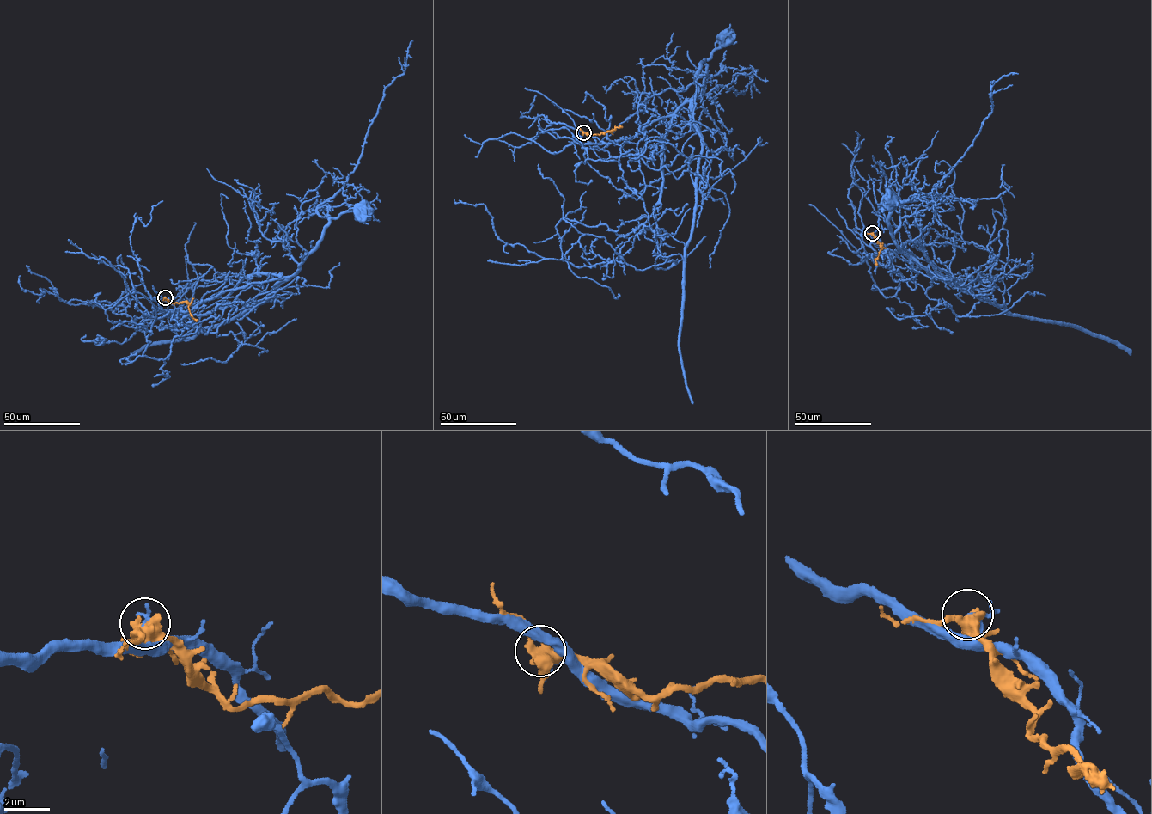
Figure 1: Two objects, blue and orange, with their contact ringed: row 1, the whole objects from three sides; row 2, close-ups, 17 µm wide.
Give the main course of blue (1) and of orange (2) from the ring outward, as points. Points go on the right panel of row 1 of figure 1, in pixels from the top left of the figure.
1: (872, 233), (891, 257), (899, 253), (899, 247), (905, 249), (897, 246), (887, 223), (897, 201), (889, 198)
2: (872, 233), (880, 244), (876, 265)

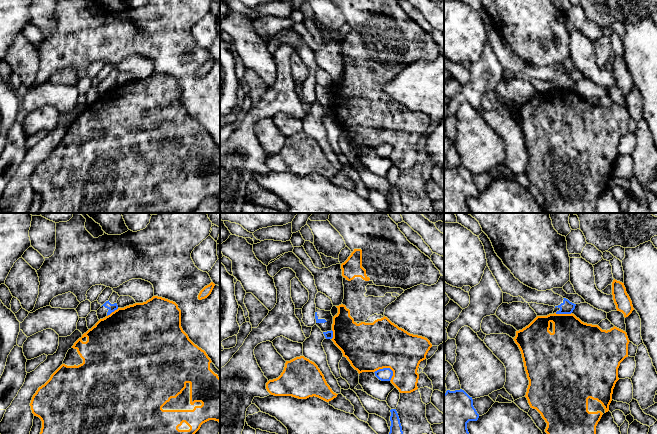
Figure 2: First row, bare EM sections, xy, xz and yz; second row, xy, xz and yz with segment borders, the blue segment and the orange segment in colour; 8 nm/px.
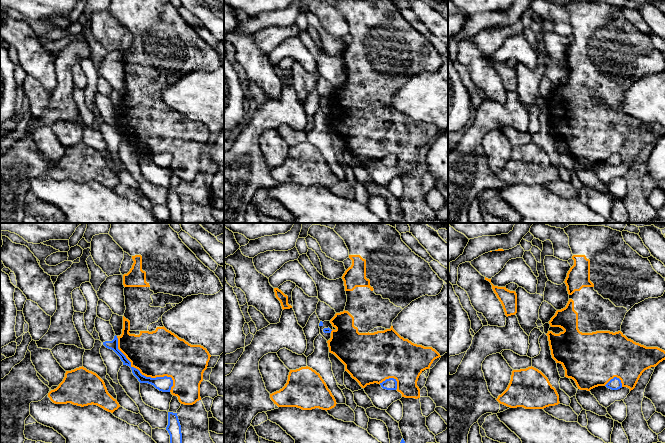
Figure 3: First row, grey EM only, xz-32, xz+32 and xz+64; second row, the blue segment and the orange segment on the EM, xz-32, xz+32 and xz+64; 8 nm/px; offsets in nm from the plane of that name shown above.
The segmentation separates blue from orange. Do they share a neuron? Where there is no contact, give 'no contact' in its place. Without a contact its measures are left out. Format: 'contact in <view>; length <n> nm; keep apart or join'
contact in xz; length 160 nm; keep apart

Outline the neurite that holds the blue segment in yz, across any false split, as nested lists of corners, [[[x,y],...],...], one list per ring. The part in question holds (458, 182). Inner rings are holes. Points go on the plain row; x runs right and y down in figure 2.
[[[447,166],[444,170],[444,213],[472,213],[467,205],[469,197],[477,197],[479,190],[473,182],[473,175],[464,166]]]

